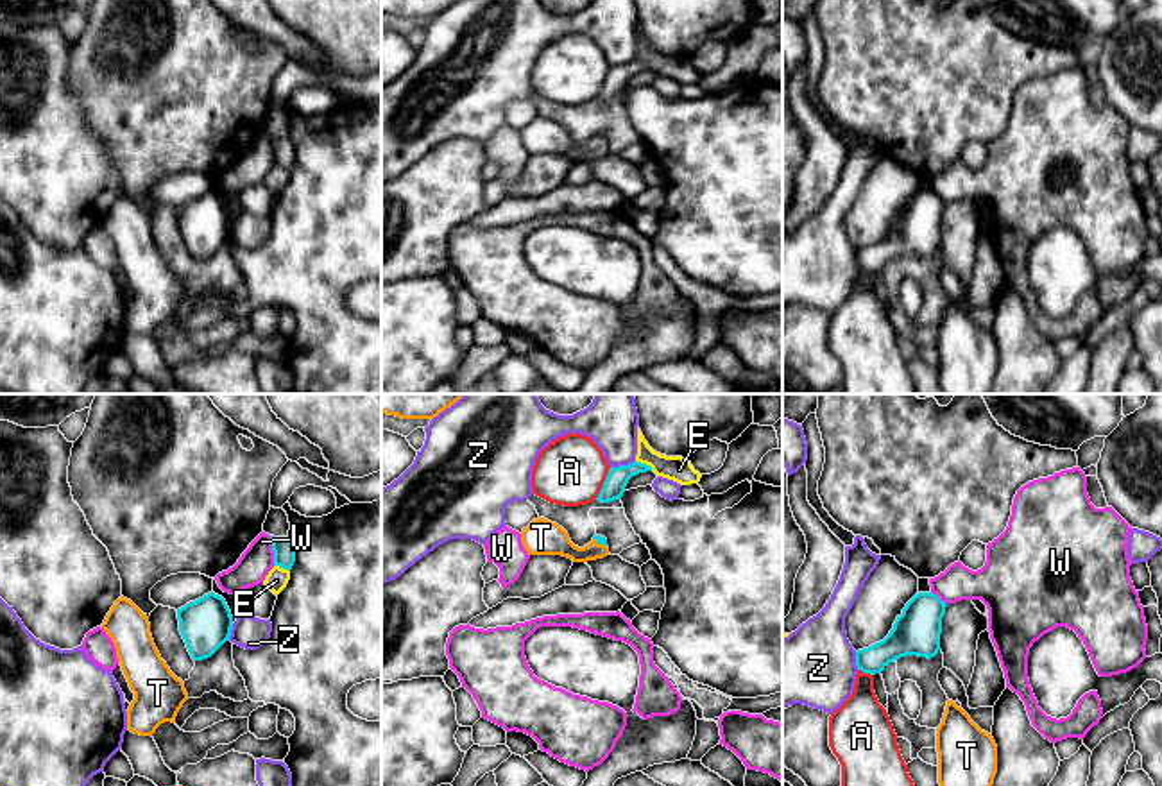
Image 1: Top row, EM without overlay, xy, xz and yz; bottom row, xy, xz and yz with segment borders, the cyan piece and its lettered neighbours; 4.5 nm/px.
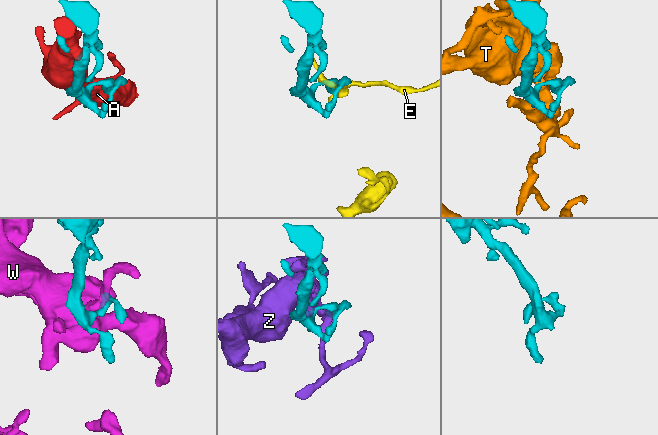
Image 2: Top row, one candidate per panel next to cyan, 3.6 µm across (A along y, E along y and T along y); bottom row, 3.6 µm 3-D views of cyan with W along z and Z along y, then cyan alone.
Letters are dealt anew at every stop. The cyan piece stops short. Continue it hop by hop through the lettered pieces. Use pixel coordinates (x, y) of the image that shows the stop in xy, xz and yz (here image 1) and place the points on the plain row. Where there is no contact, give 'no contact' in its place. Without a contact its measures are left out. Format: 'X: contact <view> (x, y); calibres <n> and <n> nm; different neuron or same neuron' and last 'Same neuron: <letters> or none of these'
A: contact xz (604, 83); calibres 100 and 320 nm; different neuron
E: contact xz (645, 63); calibres 100 and 120 nm; different neuron
T: contact xz (600, 142); calibres 40 and 160 nm; same neuron
W: contact xy (273, 149); calibres 100 and 150 nm; different neuron
Z: contact xz (622, 65); calibres 100 and 220 nm; different neuron
Same neuron: T

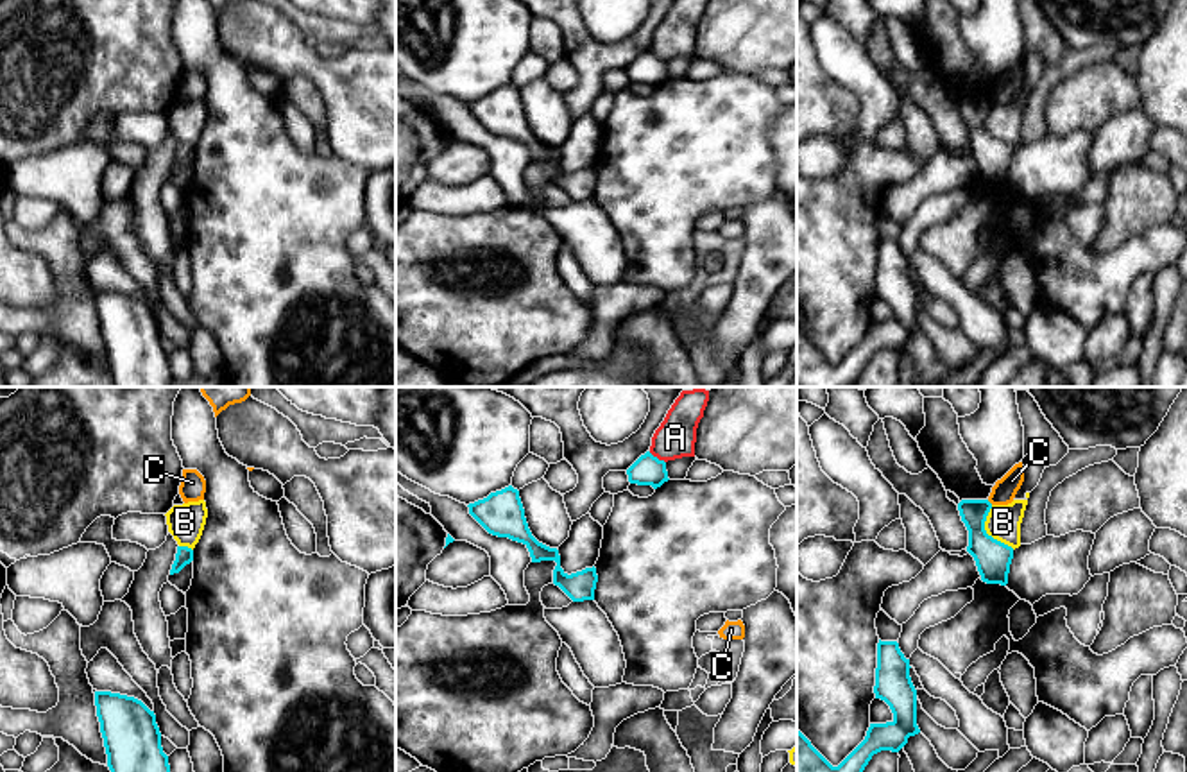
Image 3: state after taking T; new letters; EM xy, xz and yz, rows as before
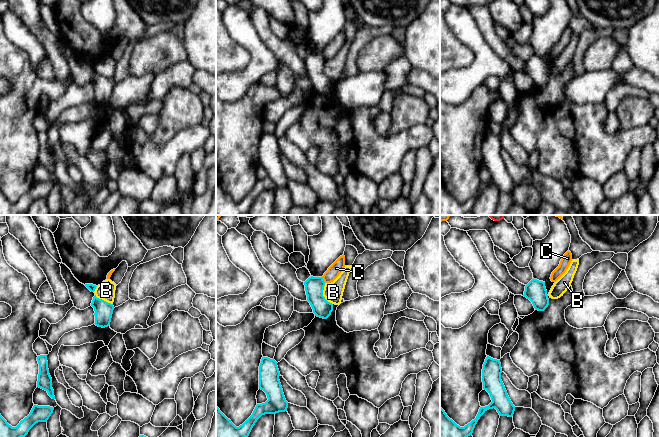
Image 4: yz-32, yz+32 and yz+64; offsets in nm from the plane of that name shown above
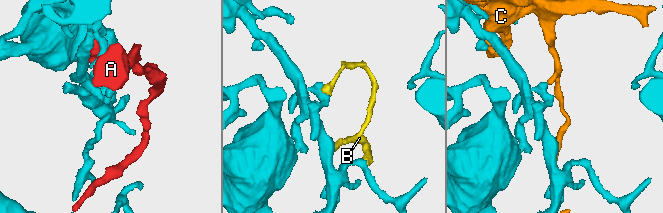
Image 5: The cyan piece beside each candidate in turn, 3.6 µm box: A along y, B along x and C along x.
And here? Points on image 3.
A: contact xz (656, 56); calibres 140 and 180 nm; different neuron
B: contact yz (985, 131); calibres 160 and 160 nm; different neuron
C: contact yz (989, 101); calibres 160 and 110 nm; different neuron
Same neuron: none of these

